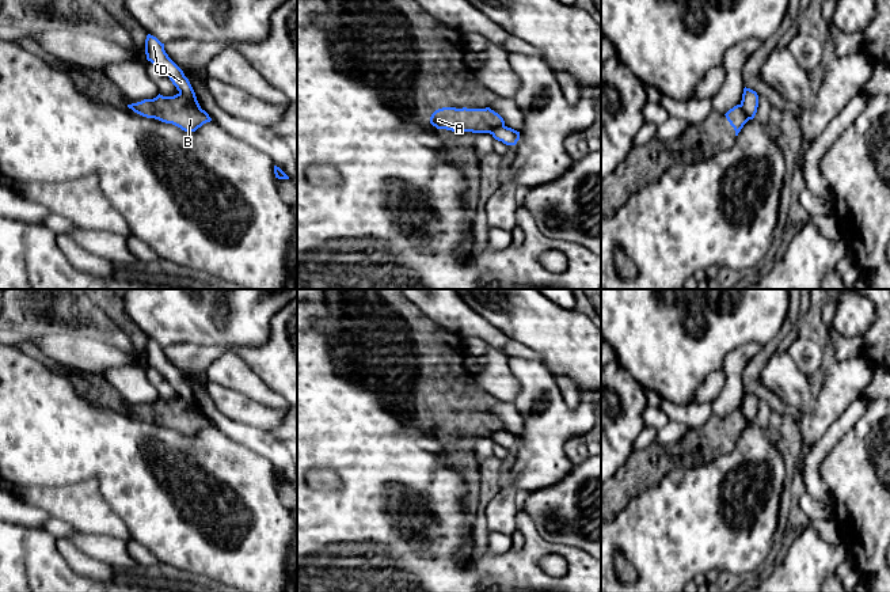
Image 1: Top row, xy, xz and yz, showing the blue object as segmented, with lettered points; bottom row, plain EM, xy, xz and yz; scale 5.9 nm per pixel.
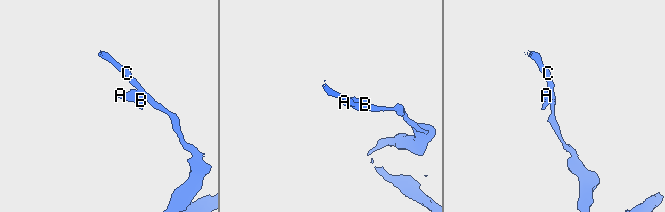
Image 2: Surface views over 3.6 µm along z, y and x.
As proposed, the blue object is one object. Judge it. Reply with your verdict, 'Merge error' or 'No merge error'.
Merge error

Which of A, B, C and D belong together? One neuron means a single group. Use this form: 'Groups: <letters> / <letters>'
Groups: A B / C D

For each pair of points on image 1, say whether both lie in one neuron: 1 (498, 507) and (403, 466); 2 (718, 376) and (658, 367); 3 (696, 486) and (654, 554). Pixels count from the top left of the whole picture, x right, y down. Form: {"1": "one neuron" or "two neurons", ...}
{"1": "two neurons", "2": "two neurons", "3": "one neuron"}

